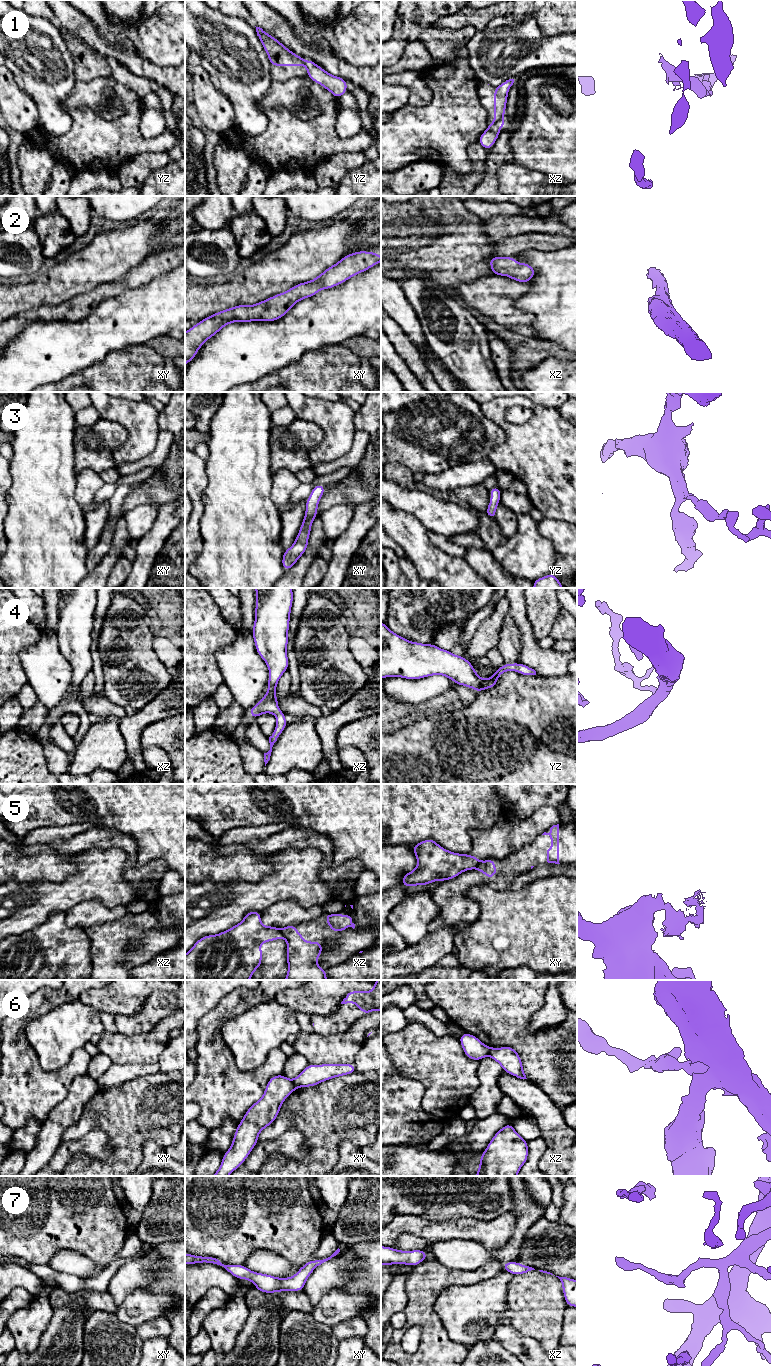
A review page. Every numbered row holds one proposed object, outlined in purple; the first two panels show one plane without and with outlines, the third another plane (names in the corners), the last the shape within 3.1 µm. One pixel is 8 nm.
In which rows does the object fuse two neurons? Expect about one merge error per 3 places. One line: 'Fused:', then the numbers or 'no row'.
Fused: 1, 5, 6

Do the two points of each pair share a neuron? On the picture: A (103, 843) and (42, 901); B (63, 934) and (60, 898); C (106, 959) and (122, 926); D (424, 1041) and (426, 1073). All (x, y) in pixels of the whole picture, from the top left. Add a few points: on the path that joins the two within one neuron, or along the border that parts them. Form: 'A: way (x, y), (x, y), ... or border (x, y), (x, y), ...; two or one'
A: border (121, 849), (89, 849), (74, 854); two
B: border (63, 911), (53, 911), (41, 923); two
C: way (105, 949), (105, 936), (112, 930); one
D: way (424, 1049), (426, 1065); one

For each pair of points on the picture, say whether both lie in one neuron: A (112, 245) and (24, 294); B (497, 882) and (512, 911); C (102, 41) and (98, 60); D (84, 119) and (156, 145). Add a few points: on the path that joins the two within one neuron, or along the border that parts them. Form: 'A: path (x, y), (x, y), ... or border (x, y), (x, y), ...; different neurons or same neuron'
A: path (90, 267), (78, 273), (59, 292), (46, 293); same neuron
B: border (487, 884), (495, 889), (509, 889); different neurons
C: border (80, 39), (106, 57); different neurons
D: path (102, 137), (107, 142), (138, 144); same neuron

